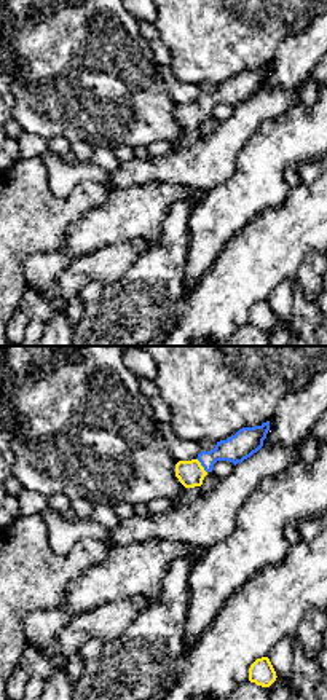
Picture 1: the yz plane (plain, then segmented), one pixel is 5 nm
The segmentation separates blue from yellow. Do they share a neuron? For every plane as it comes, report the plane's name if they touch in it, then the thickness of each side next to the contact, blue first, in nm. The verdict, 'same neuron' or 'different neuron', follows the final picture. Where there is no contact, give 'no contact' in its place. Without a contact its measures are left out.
yz | 140/140 nm

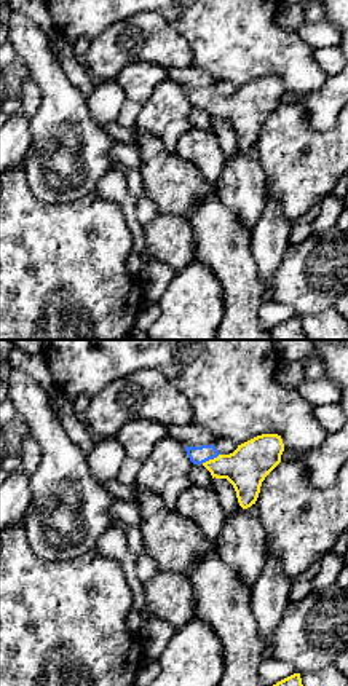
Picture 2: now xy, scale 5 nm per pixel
xy | 90/220 nm

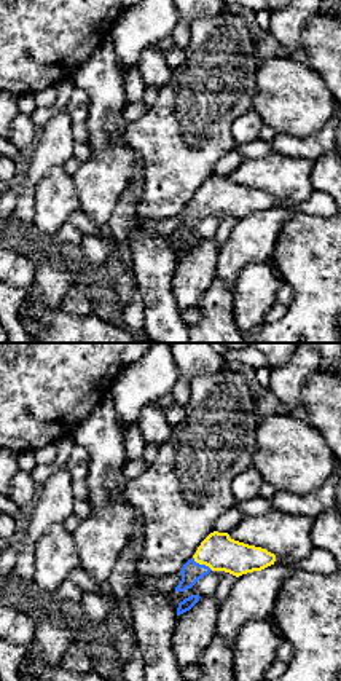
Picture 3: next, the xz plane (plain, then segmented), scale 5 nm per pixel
xz | 110/180 nm

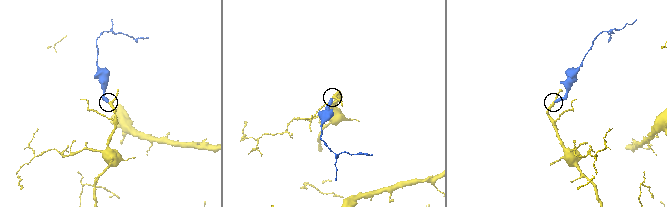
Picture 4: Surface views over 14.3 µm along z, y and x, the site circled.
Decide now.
same neuron

